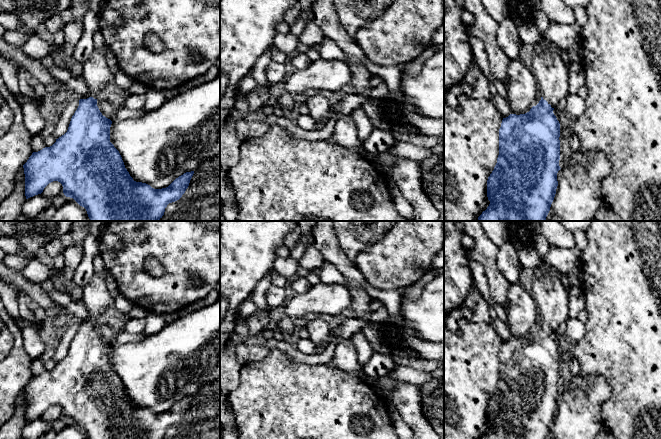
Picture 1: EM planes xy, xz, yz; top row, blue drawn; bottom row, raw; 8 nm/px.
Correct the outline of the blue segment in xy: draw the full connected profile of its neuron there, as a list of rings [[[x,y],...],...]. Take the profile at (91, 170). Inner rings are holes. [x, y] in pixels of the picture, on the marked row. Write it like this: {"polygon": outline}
{"polygon": [[[95,50],[83,63],[84,82],[91,95],[79,100],[67,132],[52,146],[33,152],[23,165],[25,196],[28,199],[41,194],[49,183],[58,181],[63,186],[64,195],[86,209],[90,221],[159,221],[167,205],[185,193],[194,171],[184,173],[162,189],[133,180],[119,151],[110,142],[112,121],[103,116],[97,106],[96,95],[114,79],[106,56],[105,52]]]}

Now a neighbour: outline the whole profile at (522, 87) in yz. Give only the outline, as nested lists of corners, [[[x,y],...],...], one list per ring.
[[[520,57],[510,60],[507,69],[508,82],[505,87],[512,114],[520,115],[530,111],[536,103],[538,83]]]

